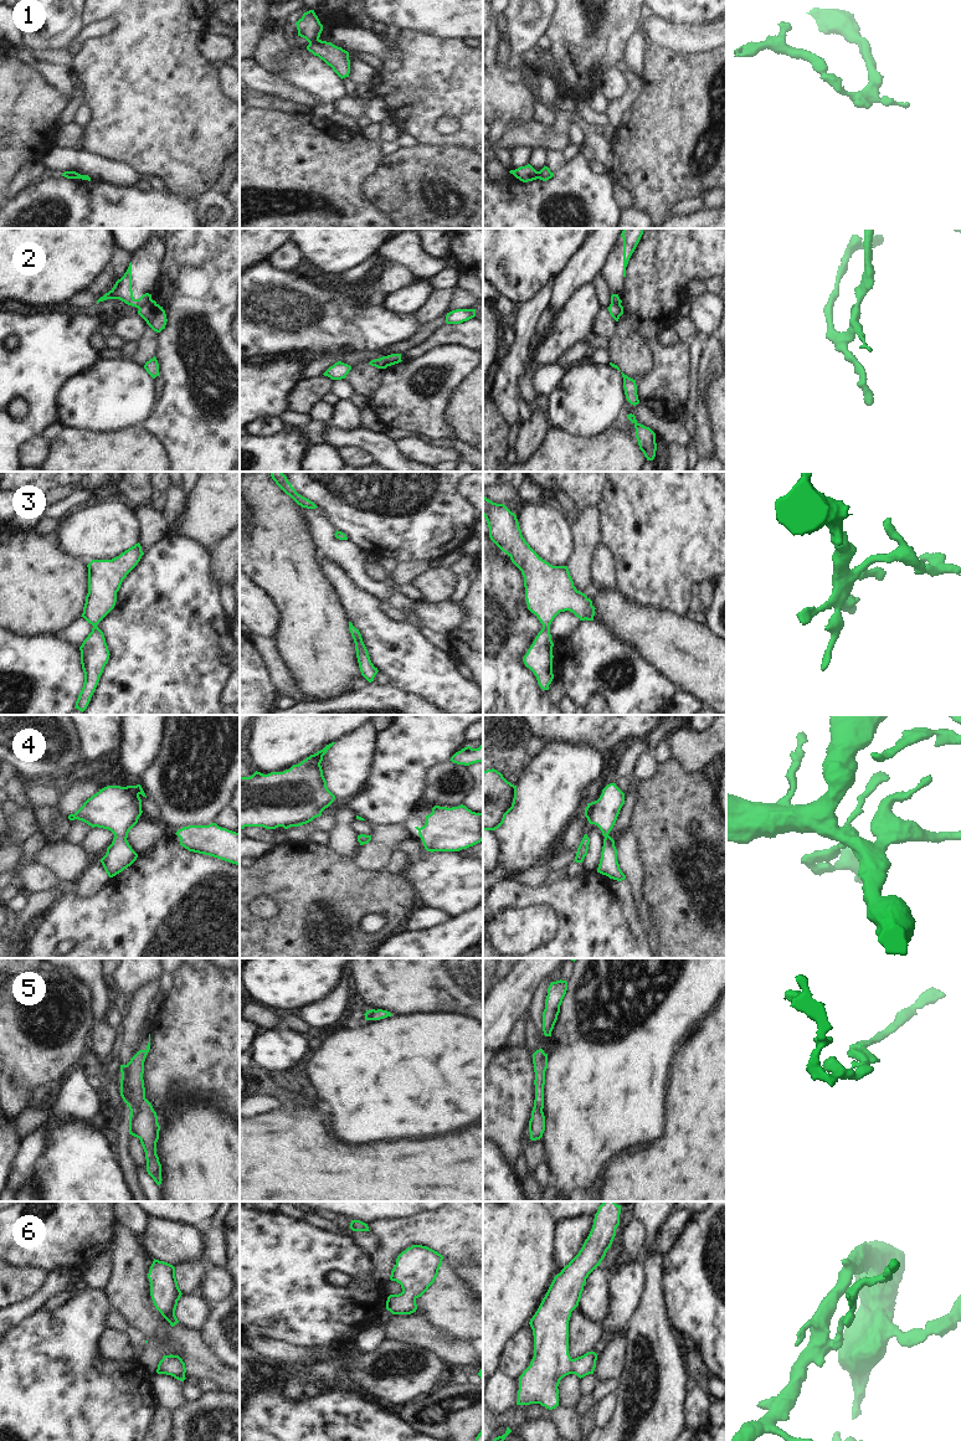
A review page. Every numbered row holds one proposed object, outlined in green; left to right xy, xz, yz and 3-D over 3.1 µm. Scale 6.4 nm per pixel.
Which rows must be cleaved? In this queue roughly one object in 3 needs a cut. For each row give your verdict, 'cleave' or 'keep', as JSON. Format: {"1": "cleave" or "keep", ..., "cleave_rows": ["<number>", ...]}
{"1": "cleave", "2": "cleave", "3": "keep", "4": "keep", "5": "keep", "6": "keep", "cleave_rows": ["1", "2"]}

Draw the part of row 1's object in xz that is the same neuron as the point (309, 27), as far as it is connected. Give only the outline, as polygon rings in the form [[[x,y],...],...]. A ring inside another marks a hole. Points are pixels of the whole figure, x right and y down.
[[[309,10],[303,14],[303,16],[296,22],[298,36],[305,38],[308,42],[319,40],[323,31],[323,25],[320,24],[314,10]]]

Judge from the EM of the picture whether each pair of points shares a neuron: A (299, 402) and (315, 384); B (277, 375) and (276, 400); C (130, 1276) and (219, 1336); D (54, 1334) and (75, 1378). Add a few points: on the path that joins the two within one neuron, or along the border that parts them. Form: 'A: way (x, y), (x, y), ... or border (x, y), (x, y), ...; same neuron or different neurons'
A: way (303, 397), (312, 389); same neuron
B: way (276, 381), (276, 394); same neuron
C: border (201, 1332), (205, 1341), (220, 1355); different neurons
D: way (54, 1346), (54, 1357), (63, 1367); same neuron

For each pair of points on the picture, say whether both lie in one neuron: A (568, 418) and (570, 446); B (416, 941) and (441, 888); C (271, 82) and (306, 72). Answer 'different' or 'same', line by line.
A: different
B: different
C: different

